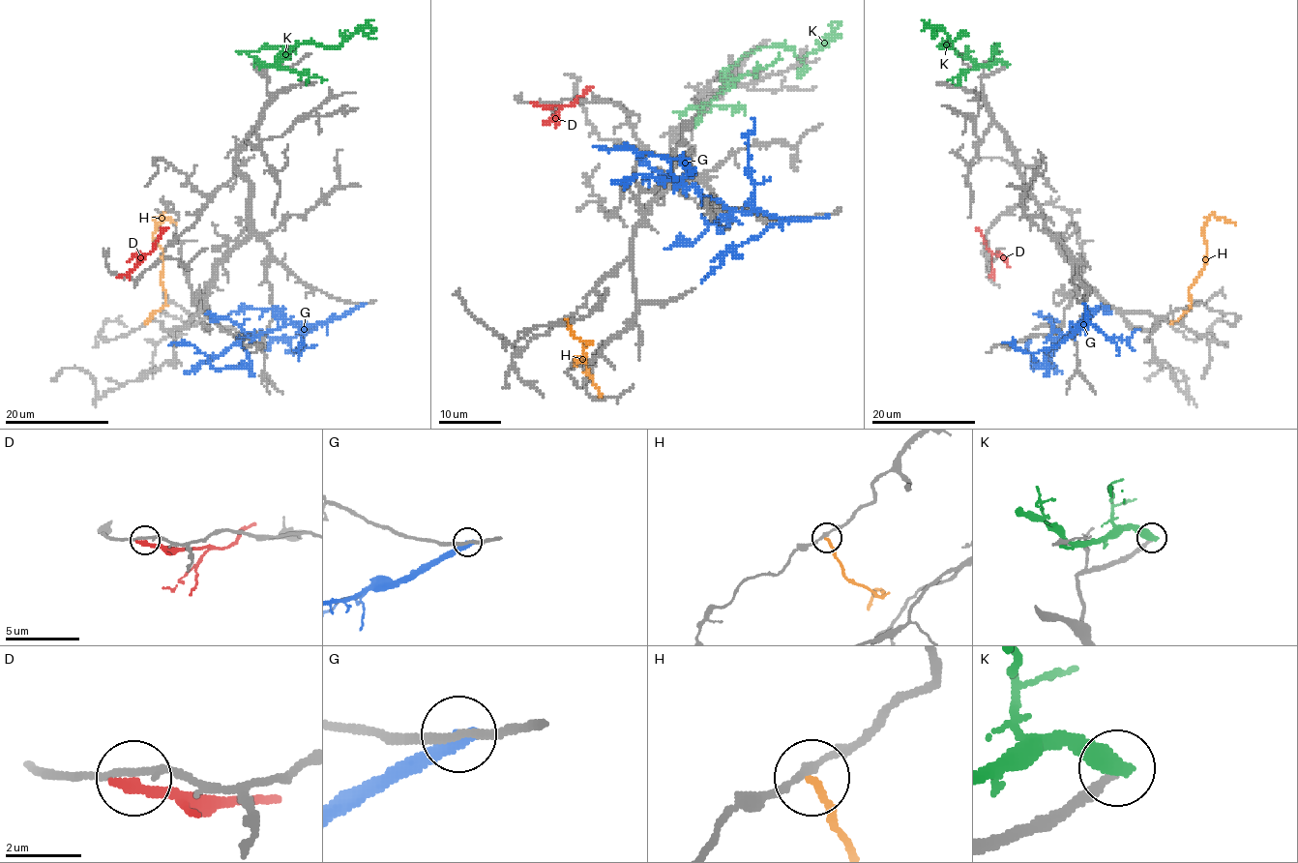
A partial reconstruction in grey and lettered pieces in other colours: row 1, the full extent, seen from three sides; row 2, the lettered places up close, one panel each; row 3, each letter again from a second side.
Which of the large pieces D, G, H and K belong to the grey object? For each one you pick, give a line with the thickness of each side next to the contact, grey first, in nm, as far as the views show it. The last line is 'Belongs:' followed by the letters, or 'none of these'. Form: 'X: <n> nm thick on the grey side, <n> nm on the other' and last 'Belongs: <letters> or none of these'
Belongs: none of these

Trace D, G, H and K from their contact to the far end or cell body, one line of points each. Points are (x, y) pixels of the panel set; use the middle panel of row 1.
D: (536, 103), (569, 106), (587, 87), (592, 87)
G: (826, 215), (778, 220), (761, 212), (731, 210), (685, 185), (679, 177), (688, 166), (677, 159), (593, 145)
H: (566, 320), (575, 336), (589, 345), (587, 342), (585, 364), (575, 359), (585, 367), (585, 372), (601, 398)
K: (695, 123), (723, 75), (744, 56), (785, 45), (806, 56), (834, 30), (829, 25), (839, 24)

